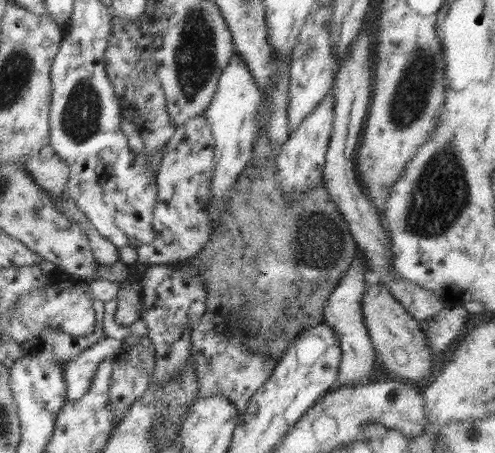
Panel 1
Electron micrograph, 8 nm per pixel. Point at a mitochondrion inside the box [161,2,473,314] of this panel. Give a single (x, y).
(194, 58)

